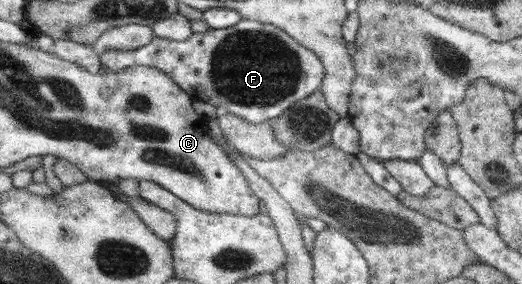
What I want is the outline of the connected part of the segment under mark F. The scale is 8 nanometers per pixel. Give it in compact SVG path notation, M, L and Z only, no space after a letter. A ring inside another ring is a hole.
M246 19L227 29L193 33L184 41L154 36L148 45L133 50L104 50L99 59L110 72L135 65L154 66L168 74L193 101L206 101L255 124L282 115L296 101L320 90L325 75L318 56L290 35L272 25Z

